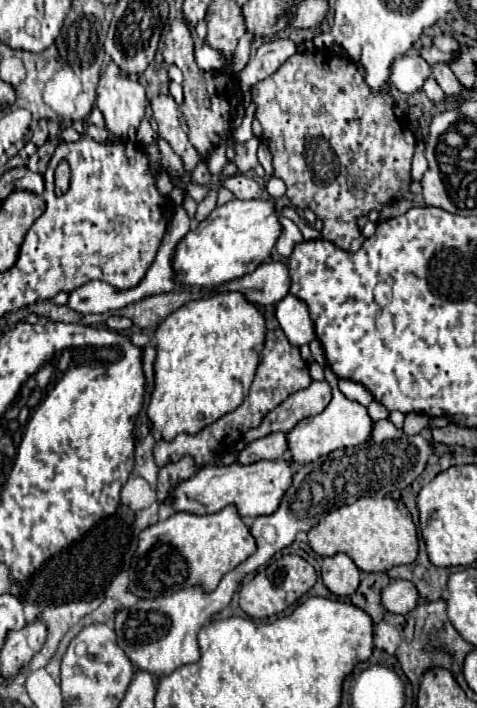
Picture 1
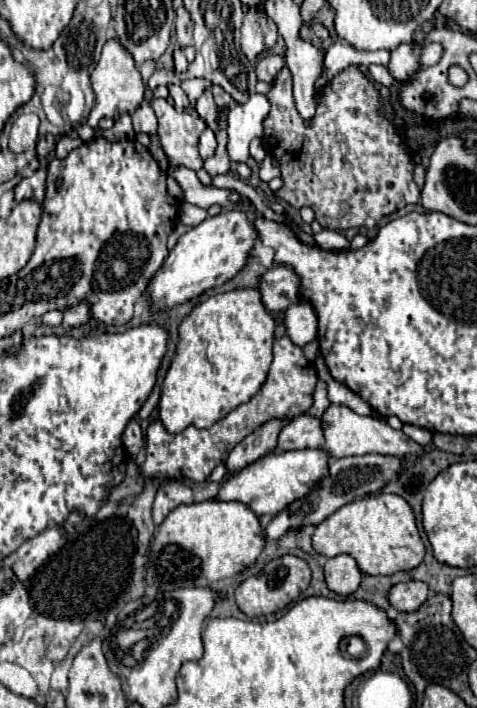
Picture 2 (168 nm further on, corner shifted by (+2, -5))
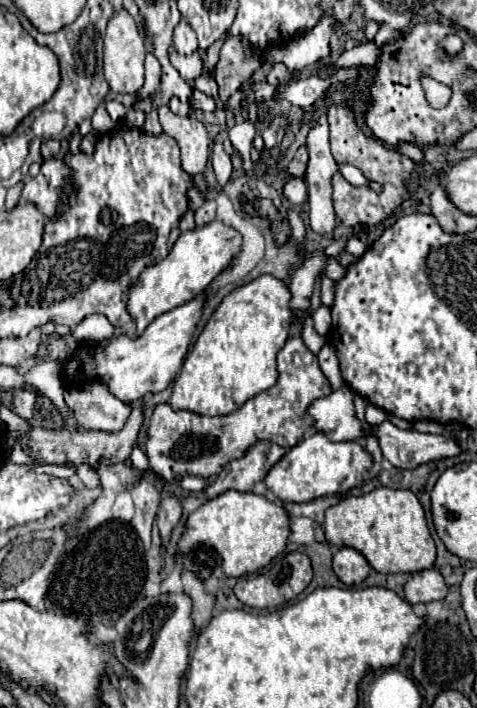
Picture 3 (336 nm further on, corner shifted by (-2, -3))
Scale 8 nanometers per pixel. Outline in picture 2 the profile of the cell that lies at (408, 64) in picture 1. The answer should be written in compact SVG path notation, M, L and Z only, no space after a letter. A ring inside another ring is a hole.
M369 66L369 74L371 74L371 78L375 82L379 82L379 84L383 84L387 88L393 86L393 82L395 82L395 78L391 76L391 72L389 72L387 66Z

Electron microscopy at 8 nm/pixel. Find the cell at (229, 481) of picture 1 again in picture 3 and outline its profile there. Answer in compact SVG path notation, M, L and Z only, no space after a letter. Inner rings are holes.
M323 432L305 436L265 476L267 488L283 502L309 502L327 494L345 494L361 486L373 468L373 456L359 442L333 442Z

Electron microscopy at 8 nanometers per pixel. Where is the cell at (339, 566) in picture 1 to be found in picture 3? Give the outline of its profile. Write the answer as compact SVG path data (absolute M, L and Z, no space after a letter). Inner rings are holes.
M343 546L333 556L333 570L341 582L353 586L353 584L361 584L367 578L371 566L361 552Z

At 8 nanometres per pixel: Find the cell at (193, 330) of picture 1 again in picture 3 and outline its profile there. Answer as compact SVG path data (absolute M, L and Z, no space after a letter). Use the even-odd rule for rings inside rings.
M263 274L227 294L187 354L169 406L205 416L229 414L277 384L277 352L285 346L293 322L289 300L287 284L271 274Z

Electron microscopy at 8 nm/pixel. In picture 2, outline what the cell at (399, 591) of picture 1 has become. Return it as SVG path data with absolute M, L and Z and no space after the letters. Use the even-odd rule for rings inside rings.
M407 582L397 584L389 590L389 604L399 612L415 612L427 600L425 582Z

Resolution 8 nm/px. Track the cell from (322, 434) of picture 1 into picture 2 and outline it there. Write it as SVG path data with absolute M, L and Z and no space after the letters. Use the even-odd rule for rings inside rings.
M331 404L321 416L321 428L325 442L321 446L323 452L335 458L343 456L359 456L359 454L397 454L397 456L417 456L421 454L421 446L405 436L403 430L393 430L385 420L375 420L371 416L359 416L349 406Z

